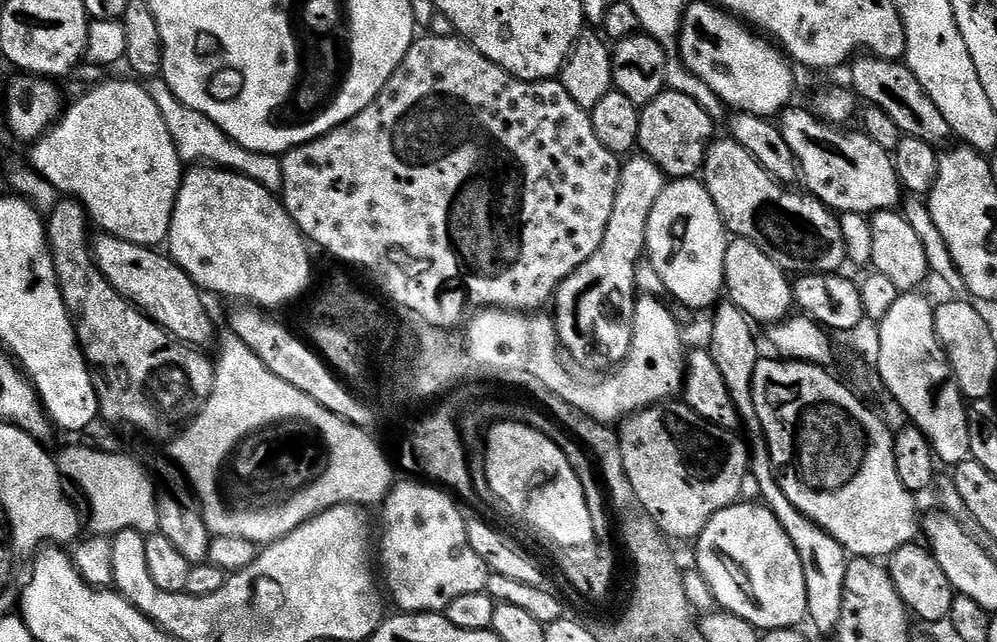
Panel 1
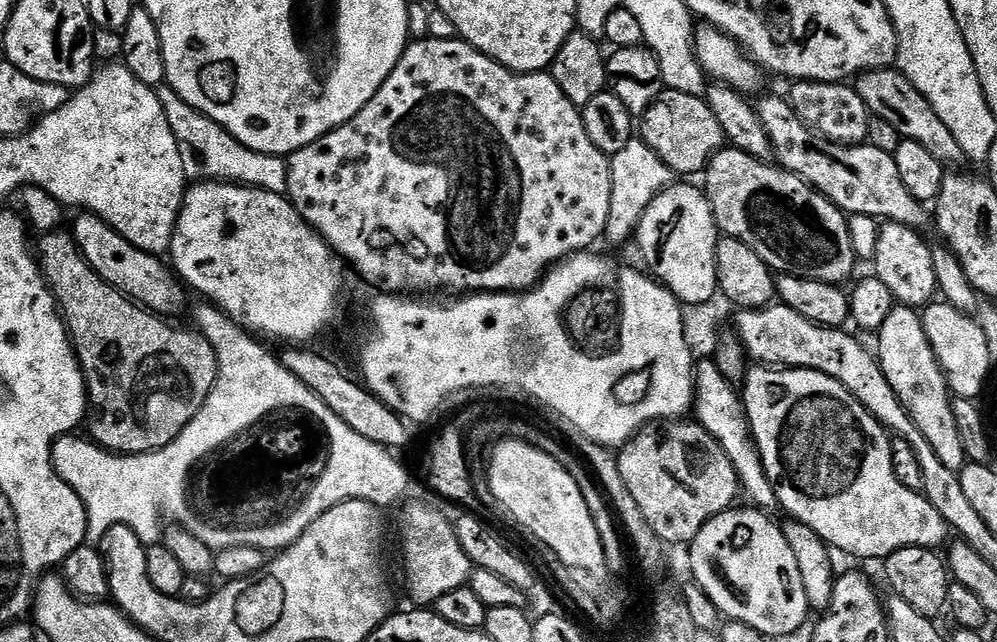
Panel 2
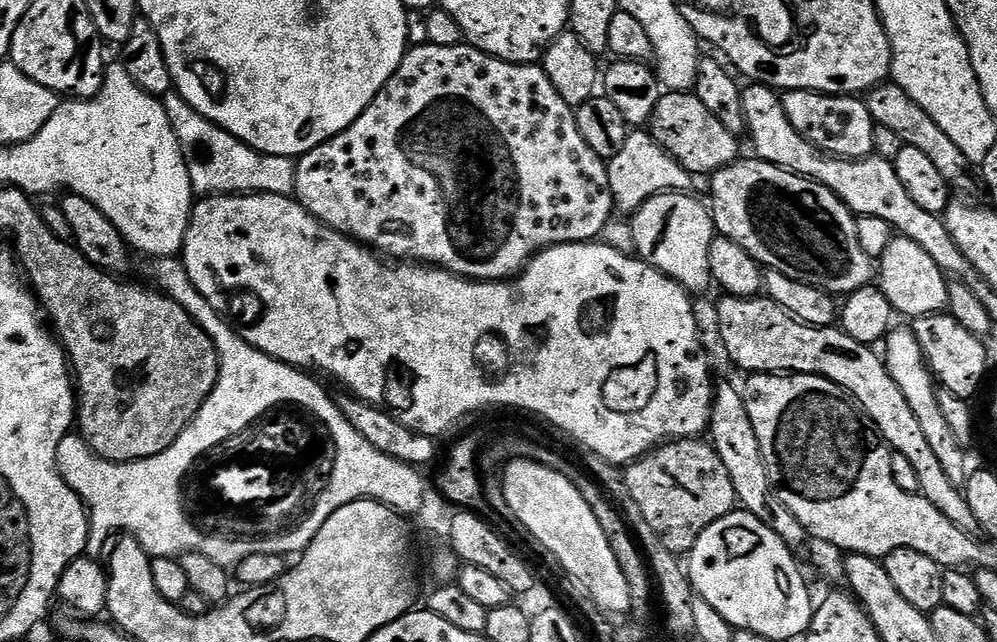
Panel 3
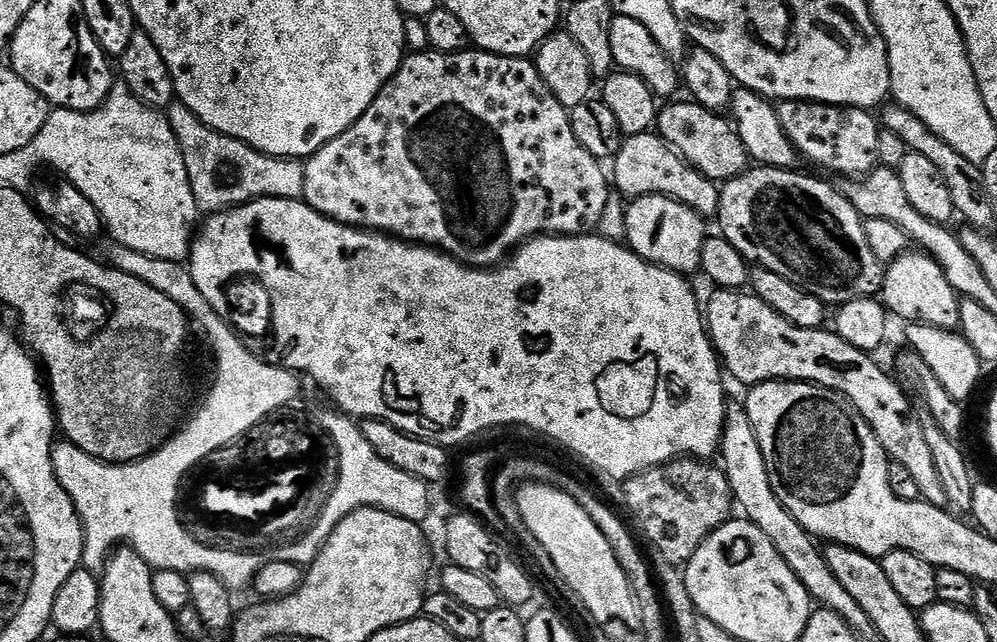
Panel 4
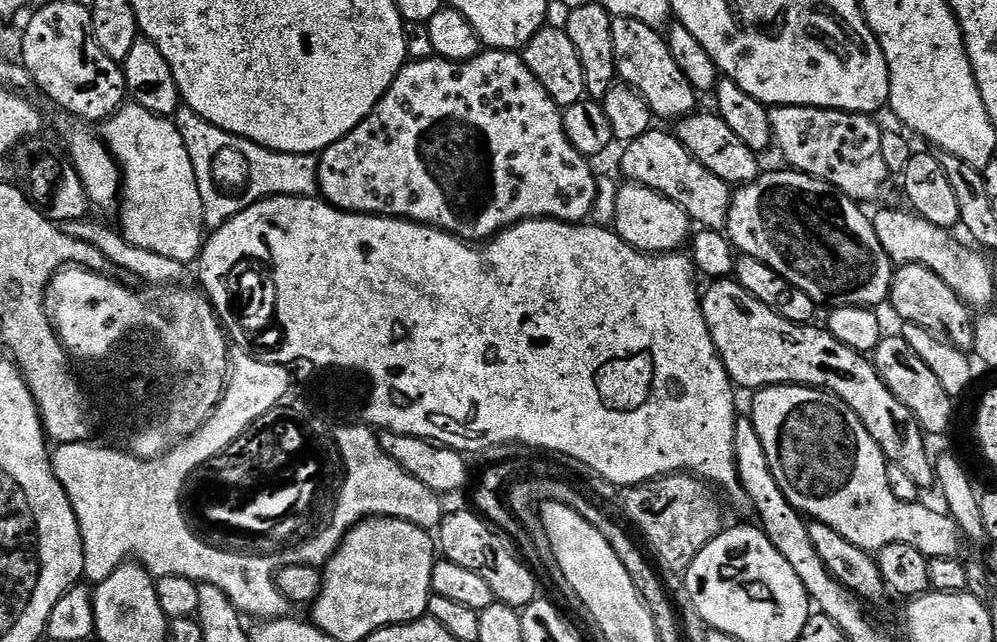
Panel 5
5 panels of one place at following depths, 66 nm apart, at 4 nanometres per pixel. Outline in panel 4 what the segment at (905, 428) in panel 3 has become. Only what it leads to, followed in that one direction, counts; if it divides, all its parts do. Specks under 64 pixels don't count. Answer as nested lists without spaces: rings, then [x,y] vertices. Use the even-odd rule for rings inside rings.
[[[716,290],[713,293],[708,304],[706,300],[706,327],[716,355],[731,379],[733,376],[743,386],[761,384],[767,380],[798,380],[806,384],[821,384],[824,388],[839,392],[856,407],[862,418],[866,418],[870,430],[874,430],[874,438],[878,438],[888,459],[906,466],[906,471],[918,485],[920,499],[925,504],[942,509],[949,507],[930,446],[926,446],[926,434],[922,434],[917,409],[912,409],[907,394],[903,392],[905,389],[895,379],[892,381],[872,361],[869,353],[856,349],[837,336],[835,331],[796,328],[786,322],[786,318],[770,310],[770,306],[753,296],[751,291]]]

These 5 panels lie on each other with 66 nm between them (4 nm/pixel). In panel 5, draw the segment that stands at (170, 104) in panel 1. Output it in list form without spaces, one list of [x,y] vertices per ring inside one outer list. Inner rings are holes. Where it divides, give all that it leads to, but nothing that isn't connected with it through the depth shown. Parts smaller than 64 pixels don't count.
[[[187,106],[180,107],[175,117],[178,134],[186,142],[194,174],[198,178],[198,194],[202,194],[205,229],[221,228],[242,210],[273,196],[316,196],[320,187],[320,166],[312,154],[275,152],[258,146],[241,136],[230,134],[202,118]]]

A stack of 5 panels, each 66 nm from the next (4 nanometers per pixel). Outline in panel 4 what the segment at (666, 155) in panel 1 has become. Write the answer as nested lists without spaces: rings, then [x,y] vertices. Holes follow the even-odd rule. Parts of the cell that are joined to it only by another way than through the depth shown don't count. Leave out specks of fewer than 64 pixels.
[[[668,102],[668,104],[659,109],[655,131],[665,142],[672,147],[677,154],[683,158],[687,164],[694,170],[701,172],[706,178],[717,182],[727,182],[733,180],[736,176],[741,176],[747,172],[750,167],[748,151],[746,146],[742,146],[742,138],[738,138],[735,127],[721,113],[706,110],[701,104],[695,102],[687,102],[688,104],[672,104],[676,102]]]

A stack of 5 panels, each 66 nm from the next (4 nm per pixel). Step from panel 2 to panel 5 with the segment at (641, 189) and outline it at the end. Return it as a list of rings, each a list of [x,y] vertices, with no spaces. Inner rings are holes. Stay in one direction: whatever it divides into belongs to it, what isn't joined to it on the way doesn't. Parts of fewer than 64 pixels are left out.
[[[653,130],[642,134],[642,138],[634,138],[623,145],[622,151],[624,157],[620,160],[620,168],[631,183],[665,194],[688,192],[686,211],[693,225],[700,224],[696,226],[704,230],[727,229],[733,189],[722,182],[718,174],[710,174],[710,170],[706,170],[706,166],[702,166],[702,162],[698,162],[671,131]]]

